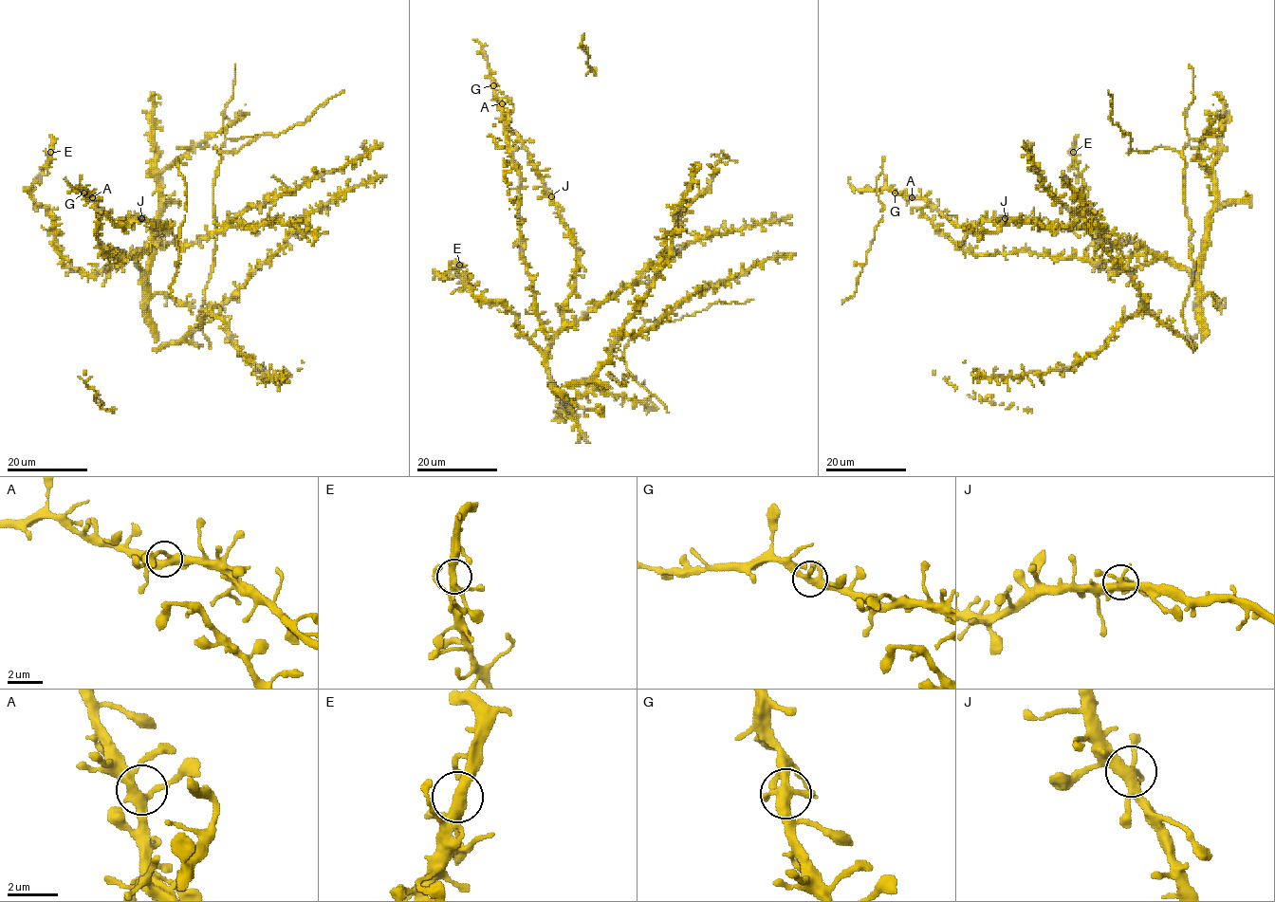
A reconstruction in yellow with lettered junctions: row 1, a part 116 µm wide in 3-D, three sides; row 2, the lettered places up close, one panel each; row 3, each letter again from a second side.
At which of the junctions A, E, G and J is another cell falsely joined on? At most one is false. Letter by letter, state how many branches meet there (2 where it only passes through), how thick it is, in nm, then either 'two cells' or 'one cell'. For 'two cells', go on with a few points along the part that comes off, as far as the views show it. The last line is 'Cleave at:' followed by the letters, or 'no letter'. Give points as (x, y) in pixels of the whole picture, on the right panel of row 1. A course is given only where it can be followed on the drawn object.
A: 4 branches meet; 400 nm thick; one cell
E: 4 branches meet; 340 nm thick; one cell
G: 4 branches meet; 360 nm thick; one cell
J: 4 branches meet; 360 nm thick; one cell
Cleave at: no letter

